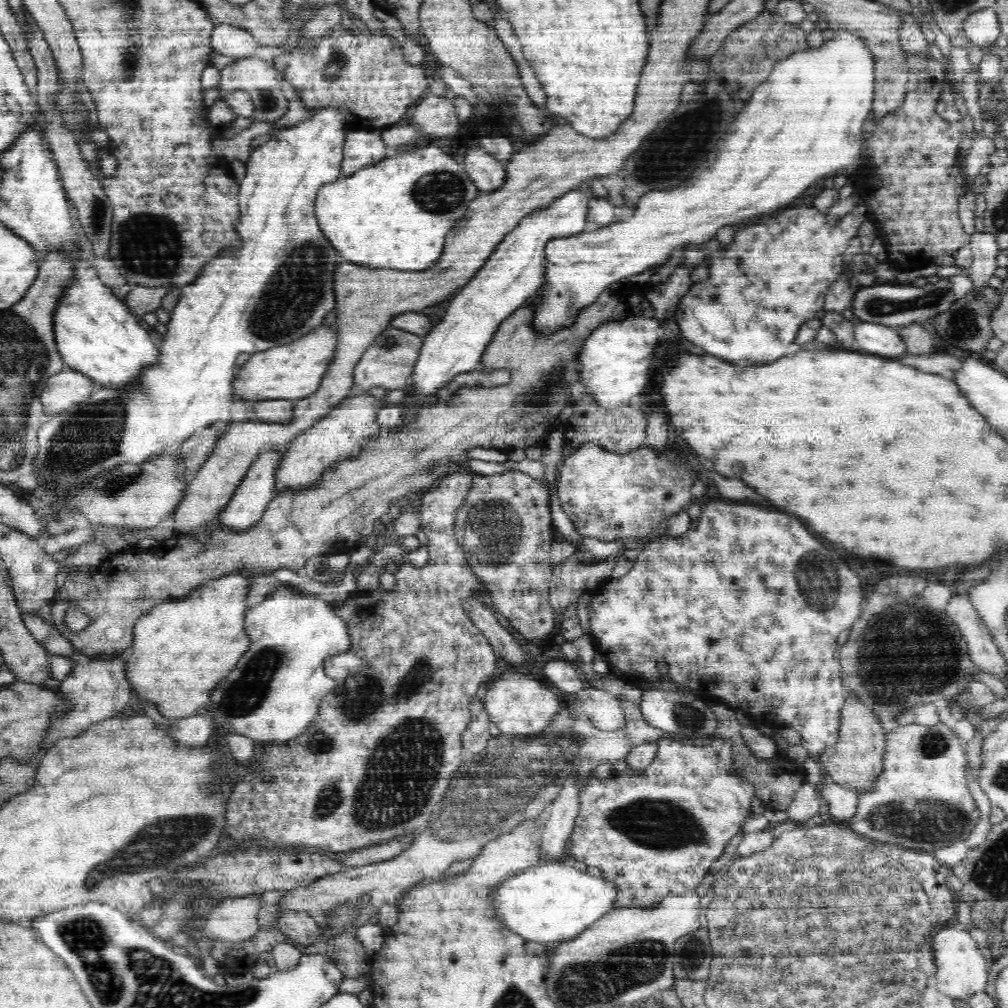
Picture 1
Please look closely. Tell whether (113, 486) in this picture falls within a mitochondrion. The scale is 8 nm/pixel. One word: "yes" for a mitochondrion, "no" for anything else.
yes

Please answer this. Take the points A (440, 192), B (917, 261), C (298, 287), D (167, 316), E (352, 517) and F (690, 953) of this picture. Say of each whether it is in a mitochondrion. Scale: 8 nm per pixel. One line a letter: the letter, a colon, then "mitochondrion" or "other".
A: mitochondrion
B: other
C: mitochondrion
D: other
E: mitochondrion
F: mitochondrion

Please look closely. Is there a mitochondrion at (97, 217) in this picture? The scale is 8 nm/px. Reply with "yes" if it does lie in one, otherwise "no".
yes

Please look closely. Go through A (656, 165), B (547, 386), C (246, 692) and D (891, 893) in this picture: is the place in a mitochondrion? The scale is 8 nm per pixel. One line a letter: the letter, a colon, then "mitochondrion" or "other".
A: mitochondrion
B: mitochondrion
C: mitochondrion
D: other

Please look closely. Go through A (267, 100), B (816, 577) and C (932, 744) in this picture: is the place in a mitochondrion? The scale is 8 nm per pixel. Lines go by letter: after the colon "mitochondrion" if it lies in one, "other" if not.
A: mitochondrion
B: mitochondrion
C: mitochondrion

